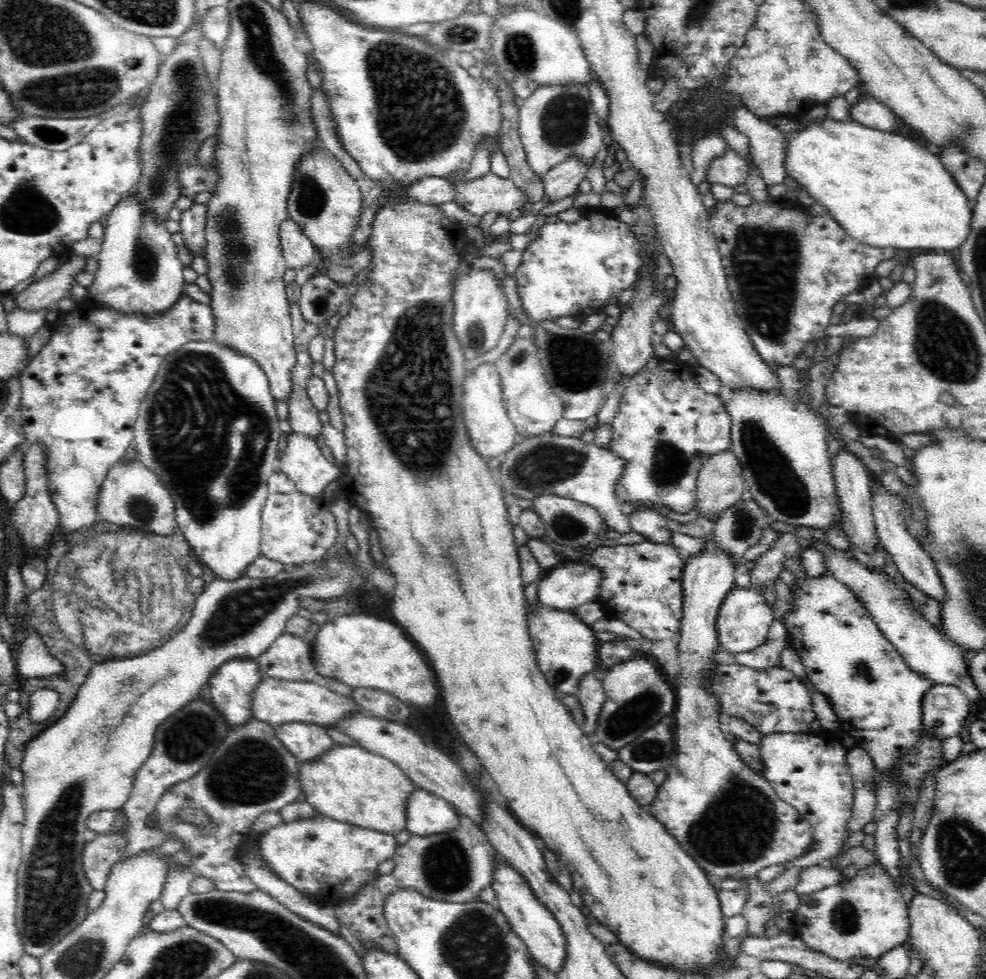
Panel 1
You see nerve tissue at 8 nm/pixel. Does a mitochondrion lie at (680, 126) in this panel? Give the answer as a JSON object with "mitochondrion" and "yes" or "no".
{"mitochondrion":"no"}

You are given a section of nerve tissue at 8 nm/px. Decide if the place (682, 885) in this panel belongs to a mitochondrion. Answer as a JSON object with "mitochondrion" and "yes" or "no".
{"mitochondrion":"no"}

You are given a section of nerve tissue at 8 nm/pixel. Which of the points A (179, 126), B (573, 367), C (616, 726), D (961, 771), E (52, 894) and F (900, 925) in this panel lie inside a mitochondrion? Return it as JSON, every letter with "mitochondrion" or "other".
{"A":"mitochondrion","B":"mitochondrion","C":"mitochondrion","D":"other","E":"mitochondrion","F":"other"}

